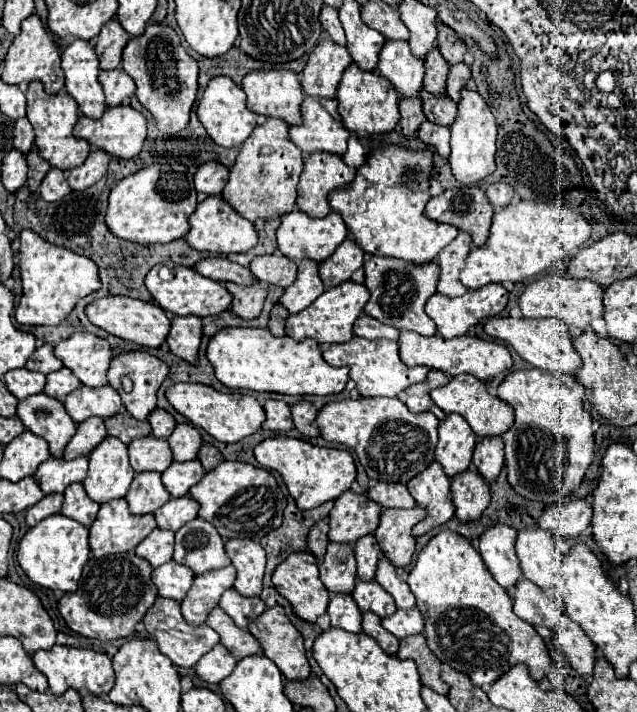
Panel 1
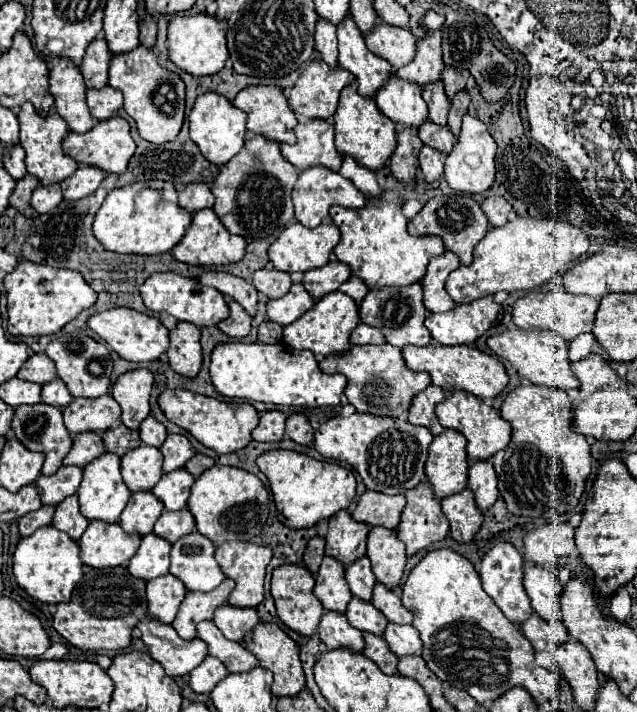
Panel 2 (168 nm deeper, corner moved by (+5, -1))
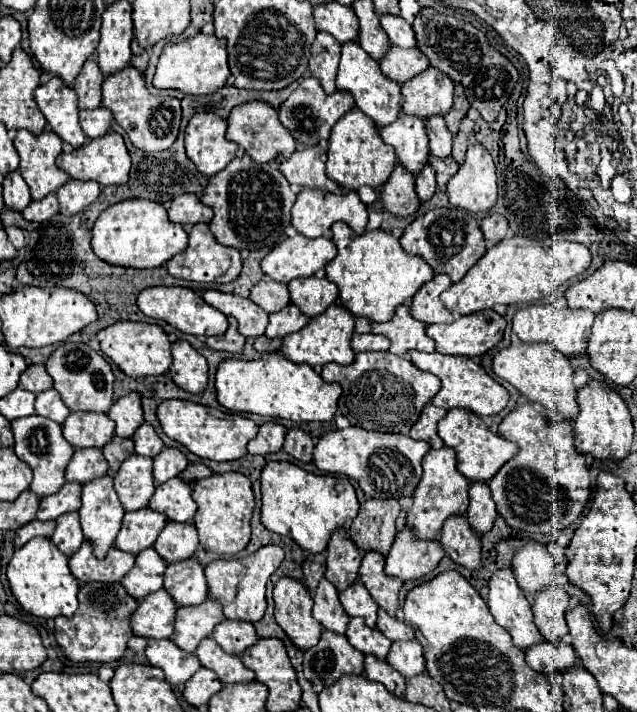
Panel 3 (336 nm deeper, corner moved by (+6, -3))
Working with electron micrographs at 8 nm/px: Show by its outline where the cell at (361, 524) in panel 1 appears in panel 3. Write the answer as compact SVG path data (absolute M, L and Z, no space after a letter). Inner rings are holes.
M341 530L333 532L327 548L325 578L337 588L337 592L343 592L347 586L351 586L357 580L361 558L363 554Z

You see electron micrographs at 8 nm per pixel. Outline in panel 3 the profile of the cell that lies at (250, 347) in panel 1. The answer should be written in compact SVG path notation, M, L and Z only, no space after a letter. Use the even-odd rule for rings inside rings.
M263 354L261 360L249 360L249 362L239 358L227 358L217 368L215 388L217 388L217 402L229 412L259 414L259 416L283 418L291 422L329 422L337 412L337 400L341 396L341 386L323 382L323 378L315 374L311 366L293 364L285 356L275 356L275 354Z

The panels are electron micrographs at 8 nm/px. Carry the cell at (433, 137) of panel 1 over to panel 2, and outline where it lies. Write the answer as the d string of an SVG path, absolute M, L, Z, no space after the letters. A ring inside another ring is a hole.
M426 144L420 148L418 162L420 162L420 170L422 170L426 182L434 182L444 174L444 164L440 160L442 160L440 152L428 148Z

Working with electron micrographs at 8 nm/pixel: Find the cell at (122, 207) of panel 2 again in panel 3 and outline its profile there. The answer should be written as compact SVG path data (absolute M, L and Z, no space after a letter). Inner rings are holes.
M125 200L109 206L101 212L91 232L91 248L95 256L107 264L123 268L157 268L187 248L187 232L183 226L169 222L167 210L161 204L147 200Z

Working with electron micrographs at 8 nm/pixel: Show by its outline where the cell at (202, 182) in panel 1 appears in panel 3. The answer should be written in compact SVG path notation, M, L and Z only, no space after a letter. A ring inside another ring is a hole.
M183 194L175 198L169 206L169 220L183 226L193 226L199 222L211 222L213 210L199 202L195 194Z

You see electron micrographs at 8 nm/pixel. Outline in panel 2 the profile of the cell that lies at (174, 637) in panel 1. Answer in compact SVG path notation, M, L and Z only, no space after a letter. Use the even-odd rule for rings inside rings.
M156 618L140 620L138 628L150 656L164 666L168 676L184 676L192 672L208 654L204 640L184 640L172 624L160 624Z

